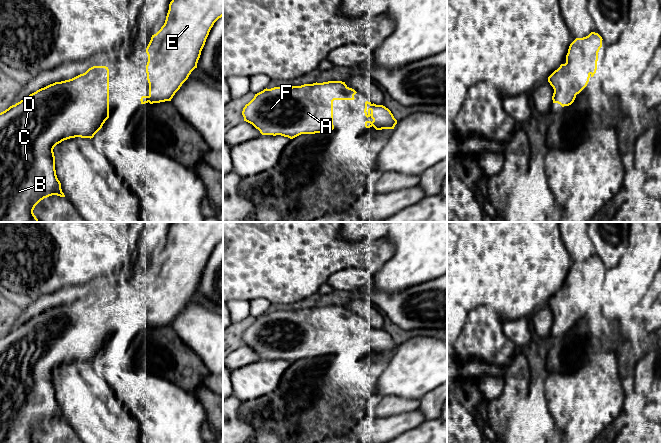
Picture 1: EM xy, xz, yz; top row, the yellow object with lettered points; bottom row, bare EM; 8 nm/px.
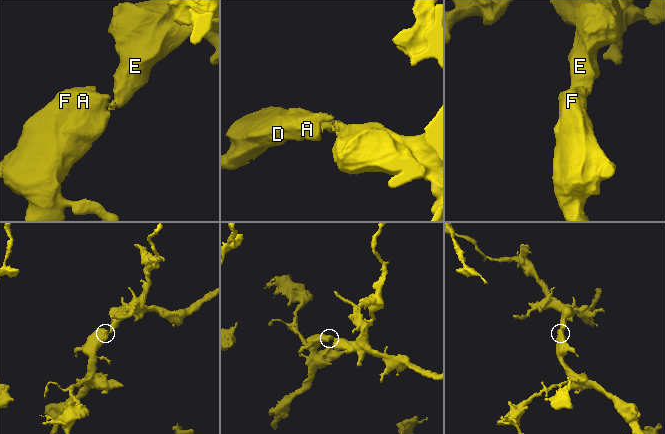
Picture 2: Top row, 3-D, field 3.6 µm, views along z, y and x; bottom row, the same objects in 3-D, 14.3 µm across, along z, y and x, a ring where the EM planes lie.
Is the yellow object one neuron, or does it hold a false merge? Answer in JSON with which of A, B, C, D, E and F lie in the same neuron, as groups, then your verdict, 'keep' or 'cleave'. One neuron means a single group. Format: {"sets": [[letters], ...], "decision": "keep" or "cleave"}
{"sets": [["A", "B", "C", "D", "E", "F"]], "decision": "keep"}

